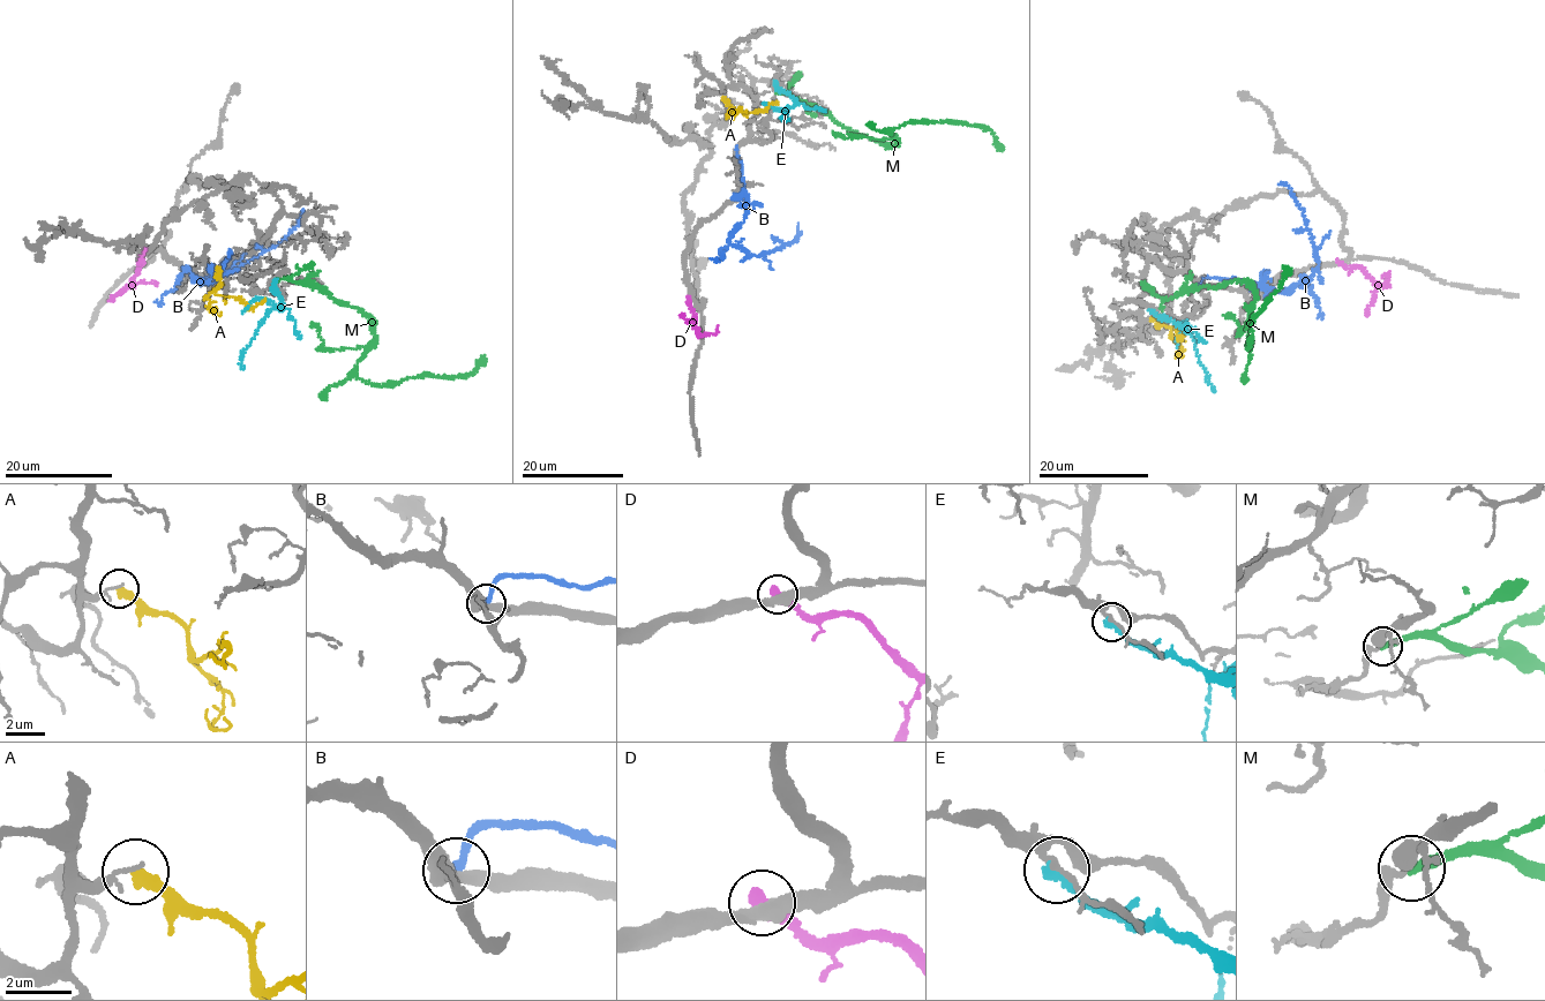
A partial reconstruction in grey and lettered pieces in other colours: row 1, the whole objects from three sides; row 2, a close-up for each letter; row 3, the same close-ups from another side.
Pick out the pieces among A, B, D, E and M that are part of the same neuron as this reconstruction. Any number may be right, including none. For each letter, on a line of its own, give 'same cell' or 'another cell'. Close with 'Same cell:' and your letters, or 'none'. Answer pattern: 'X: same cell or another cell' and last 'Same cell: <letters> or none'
A: another cell
B: another cell
D: another cell
E: another cell
M: another cell
Same cell: none

